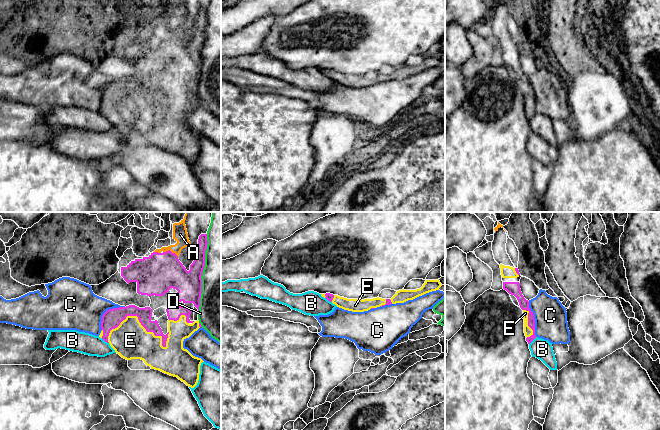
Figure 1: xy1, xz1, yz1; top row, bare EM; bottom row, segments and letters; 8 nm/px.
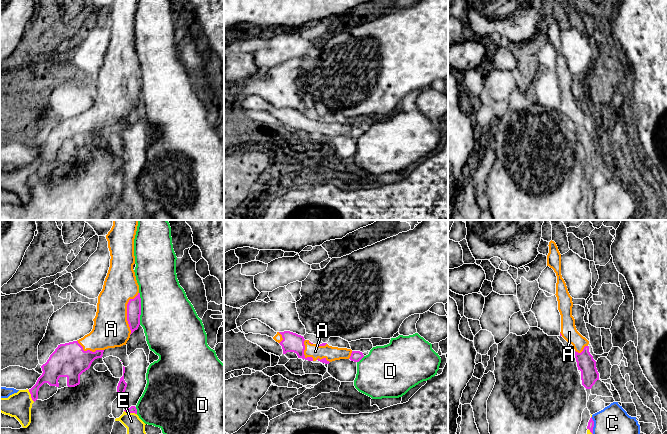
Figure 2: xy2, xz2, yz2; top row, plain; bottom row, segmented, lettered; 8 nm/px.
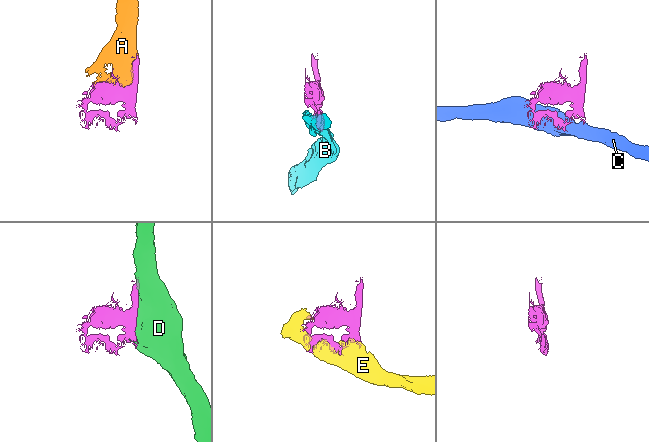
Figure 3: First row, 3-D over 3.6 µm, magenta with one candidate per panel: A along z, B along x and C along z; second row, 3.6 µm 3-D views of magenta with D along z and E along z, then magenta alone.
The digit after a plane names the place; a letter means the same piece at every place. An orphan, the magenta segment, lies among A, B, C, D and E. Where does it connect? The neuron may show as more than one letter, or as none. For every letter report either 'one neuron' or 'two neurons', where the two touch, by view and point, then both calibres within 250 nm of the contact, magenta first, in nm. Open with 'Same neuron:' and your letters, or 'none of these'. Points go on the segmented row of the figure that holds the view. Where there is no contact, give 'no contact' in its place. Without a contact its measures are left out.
Same neuron: A, E
A: one neuron; contact xy2 (127, 312); calibres 110 and 280 nm
B: two neurons; contact xy1 (105, 341); calibres 160 and 170 nm
C: two neurons; contact xy1 (106, 311); calibres 160 and 360 nm
D: two neurons; contact xy1 (201, 273); calibres 240 and 320 nm
E: one neuron; contact xy1 (141, 324); calibres 160 and 300 nm

